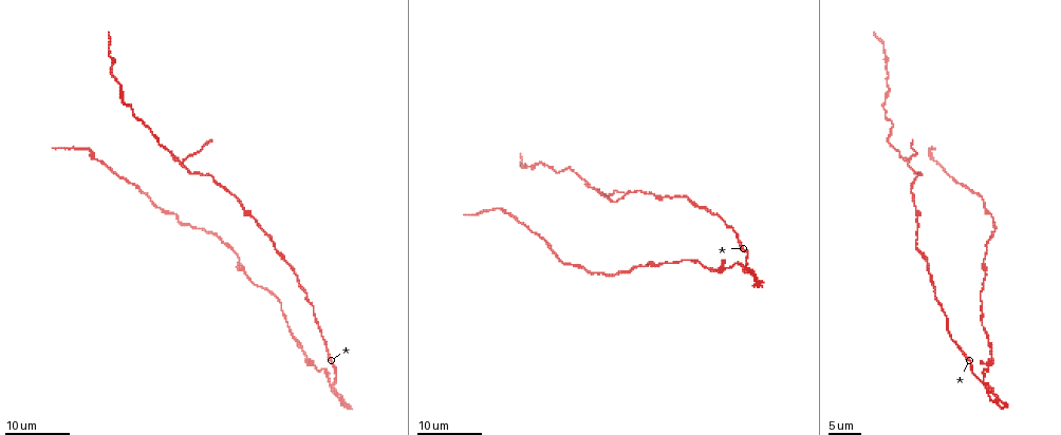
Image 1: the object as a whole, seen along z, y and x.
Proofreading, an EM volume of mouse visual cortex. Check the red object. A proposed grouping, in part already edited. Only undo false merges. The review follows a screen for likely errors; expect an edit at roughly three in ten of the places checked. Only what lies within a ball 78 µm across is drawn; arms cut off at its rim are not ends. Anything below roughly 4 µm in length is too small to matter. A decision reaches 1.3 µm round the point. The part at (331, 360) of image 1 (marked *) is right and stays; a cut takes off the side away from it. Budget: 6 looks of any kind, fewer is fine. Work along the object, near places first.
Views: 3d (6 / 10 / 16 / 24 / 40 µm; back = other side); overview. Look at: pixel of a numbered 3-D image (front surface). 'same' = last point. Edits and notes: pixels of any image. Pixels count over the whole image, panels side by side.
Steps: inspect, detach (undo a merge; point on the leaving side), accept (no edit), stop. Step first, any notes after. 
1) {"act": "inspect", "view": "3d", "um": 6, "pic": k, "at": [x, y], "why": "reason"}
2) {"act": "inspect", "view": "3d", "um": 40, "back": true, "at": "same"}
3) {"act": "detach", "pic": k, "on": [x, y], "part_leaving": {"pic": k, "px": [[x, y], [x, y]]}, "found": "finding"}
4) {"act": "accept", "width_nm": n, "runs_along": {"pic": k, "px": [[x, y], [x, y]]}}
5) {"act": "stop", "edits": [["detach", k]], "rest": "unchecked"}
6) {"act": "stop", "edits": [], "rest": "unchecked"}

{"act": "inspect", "view": "3d", "um": 16, "pic": 1, "at": [331, 389]}

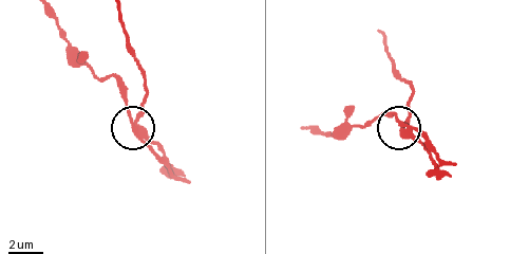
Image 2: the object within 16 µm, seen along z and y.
{"act": "inspect", "view": "3d", "um": 10, "pic": 2, "at": [134, 125]}

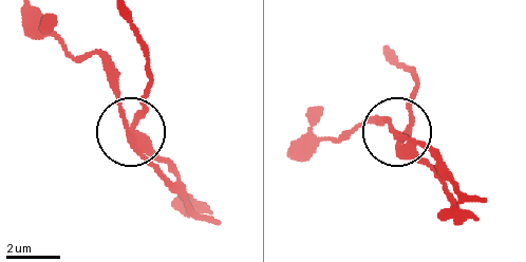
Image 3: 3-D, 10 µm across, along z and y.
{"act": "accept", "found": "continuous, no second neuron"}

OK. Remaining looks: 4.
{"act": "inspect", "view": "3d", "um": 24, "pic": 1, "at": [90, 153], "why": "calibre changes"}

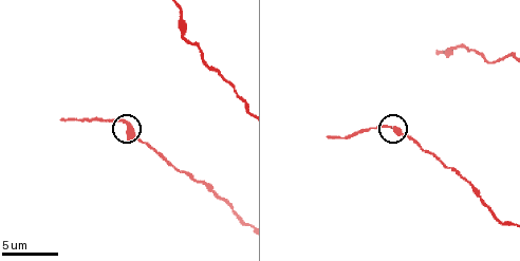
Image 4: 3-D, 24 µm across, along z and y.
{"act": "inspect", "view": "3d", "um": 10, "pic": 4, "at": [126, 126], "why": "zoom in"}

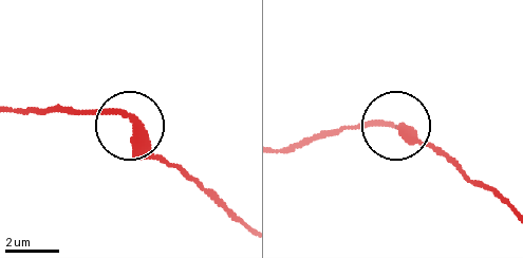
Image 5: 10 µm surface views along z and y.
{"act": "accept", "runs_along": {"pic": 5, "px": [[244, 224], [155, 157], [122, 117], [55, 109]]}, "found": "continuous, no second neuron"}

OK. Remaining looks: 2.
{"act": "inspect", "view": "3d", "um": 16, "pic": 1, "at": [909, 162], "why": "three arms meet"}

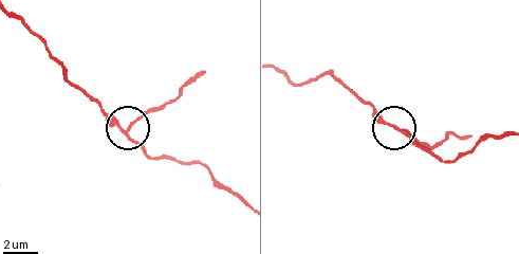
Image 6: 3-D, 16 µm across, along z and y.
{"act": "inspect", "view": "3d", "um": 6, "pic": 6, "at": [391, 127]}

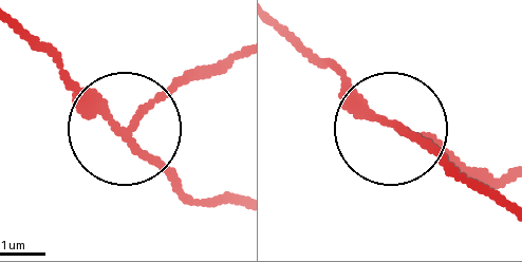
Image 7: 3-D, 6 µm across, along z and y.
{"act": "accept", "side_arm_um": 7, "found": "all the same neuron"}

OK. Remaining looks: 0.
{"act": "stop", "edits": [], "rest": "unchecked"}

